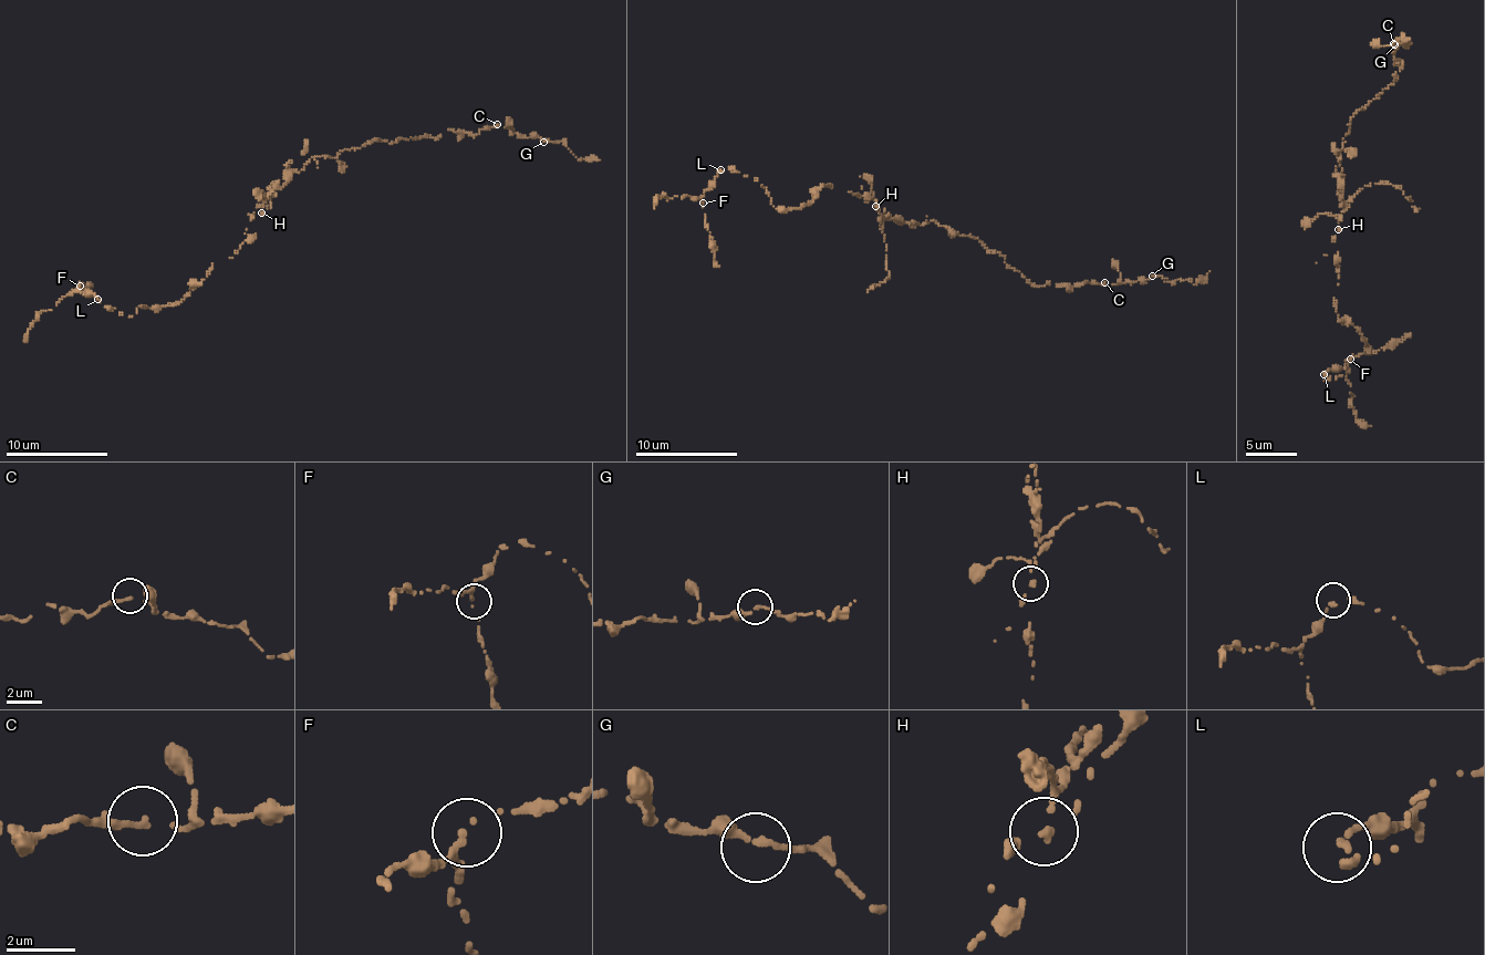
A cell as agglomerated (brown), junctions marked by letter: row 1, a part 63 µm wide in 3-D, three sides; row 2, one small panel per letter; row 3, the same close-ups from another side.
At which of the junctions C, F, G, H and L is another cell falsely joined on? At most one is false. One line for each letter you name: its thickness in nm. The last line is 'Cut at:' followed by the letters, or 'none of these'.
H: 170 nm thick
Cut at: H

